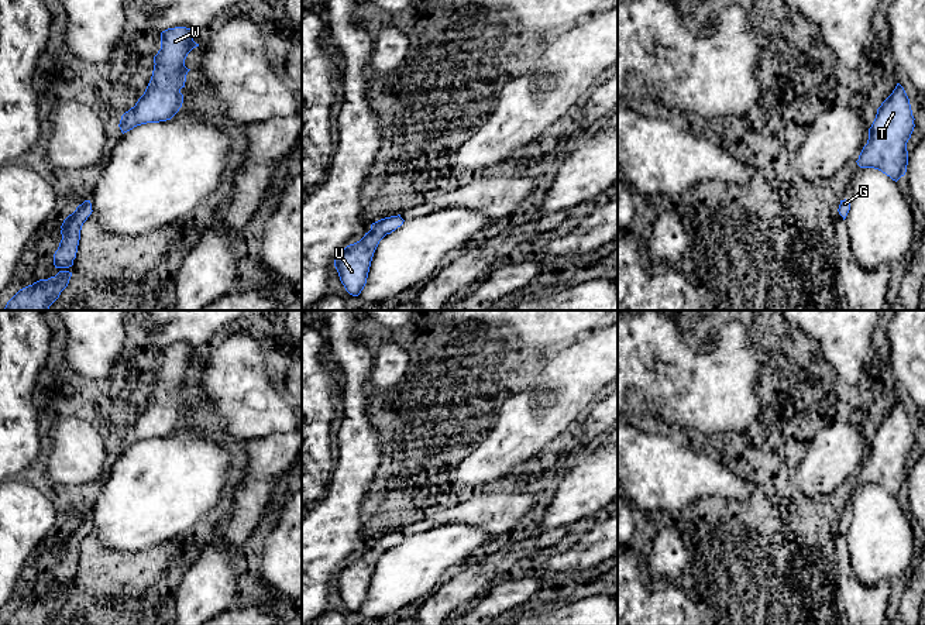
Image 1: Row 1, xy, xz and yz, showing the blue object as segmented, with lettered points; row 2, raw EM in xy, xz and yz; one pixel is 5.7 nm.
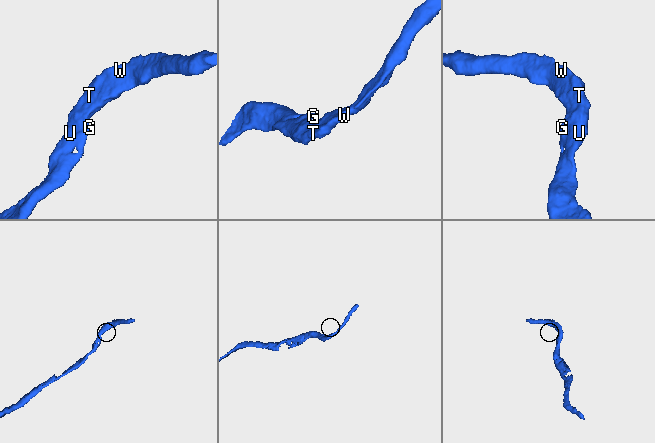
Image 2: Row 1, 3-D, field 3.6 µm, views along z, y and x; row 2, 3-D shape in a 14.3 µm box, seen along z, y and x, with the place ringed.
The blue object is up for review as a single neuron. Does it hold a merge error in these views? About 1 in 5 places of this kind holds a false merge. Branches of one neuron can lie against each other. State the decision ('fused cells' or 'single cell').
single cell

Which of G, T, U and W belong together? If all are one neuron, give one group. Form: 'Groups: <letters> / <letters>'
Groups: G T U W

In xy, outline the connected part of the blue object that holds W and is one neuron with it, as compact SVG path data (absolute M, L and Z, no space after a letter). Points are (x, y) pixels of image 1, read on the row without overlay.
M175 343L161 348L161 365L154 372L151 396L134 423L120 436L121 449L137 442L171 436L182 423L188 370L199 363L192 354L192 344Z

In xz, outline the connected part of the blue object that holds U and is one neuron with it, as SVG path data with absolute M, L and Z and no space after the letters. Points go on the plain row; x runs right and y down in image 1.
M400 530L381 535L371 540L365 552L347 562L334 576L334 583L345 607L358 612L364 605L374 569L379 557L403 540Z

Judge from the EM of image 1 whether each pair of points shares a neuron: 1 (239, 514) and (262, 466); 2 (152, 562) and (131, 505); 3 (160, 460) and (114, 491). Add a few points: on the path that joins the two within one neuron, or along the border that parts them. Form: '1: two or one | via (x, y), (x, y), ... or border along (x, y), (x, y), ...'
1: one | via (250, 502), (260, 477)
2: two | border along (178, 534), (138, 550), (114, 550)
3: one | via (150, 471), (130, 491), (126, 491)

